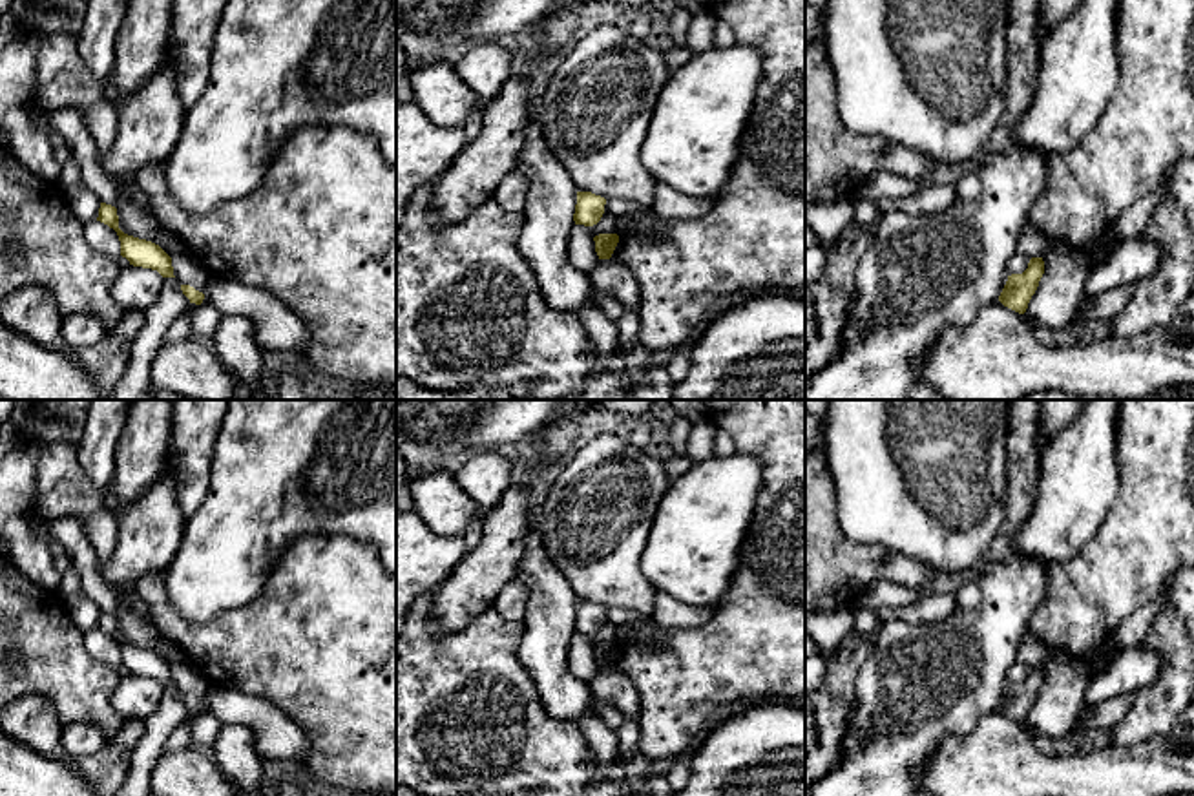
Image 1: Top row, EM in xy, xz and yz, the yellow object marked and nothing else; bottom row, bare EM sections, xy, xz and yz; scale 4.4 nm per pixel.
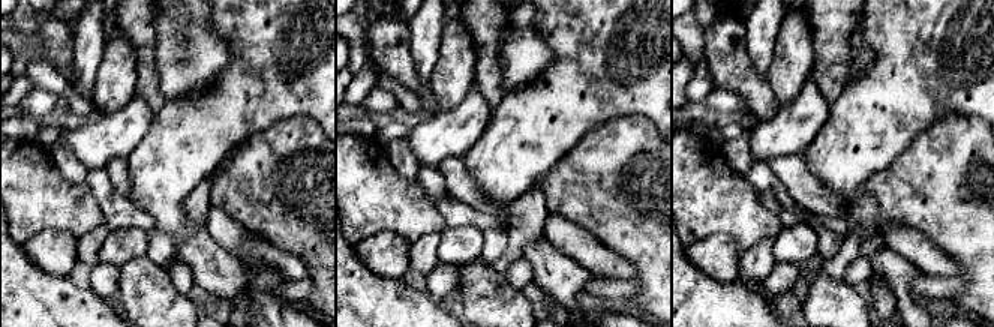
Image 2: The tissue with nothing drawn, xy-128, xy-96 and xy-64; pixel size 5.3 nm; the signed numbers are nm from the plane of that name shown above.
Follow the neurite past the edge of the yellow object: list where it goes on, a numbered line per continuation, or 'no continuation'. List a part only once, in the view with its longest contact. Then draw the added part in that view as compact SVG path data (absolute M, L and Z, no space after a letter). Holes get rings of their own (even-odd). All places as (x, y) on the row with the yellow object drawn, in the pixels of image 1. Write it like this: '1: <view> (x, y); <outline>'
no continuation

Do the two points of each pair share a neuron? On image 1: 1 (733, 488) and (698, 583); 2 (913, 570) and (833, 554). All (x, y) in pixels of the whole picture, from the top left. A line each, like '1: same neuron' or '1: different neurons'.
1: same neuron
2: same neuron

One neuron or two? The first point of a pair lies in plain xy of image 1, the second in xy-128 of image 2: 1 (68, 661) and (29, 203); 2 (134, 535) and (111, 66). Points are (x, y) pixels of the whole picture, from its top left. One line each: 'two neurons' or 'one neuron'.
1: one neuron
2: two neurons

